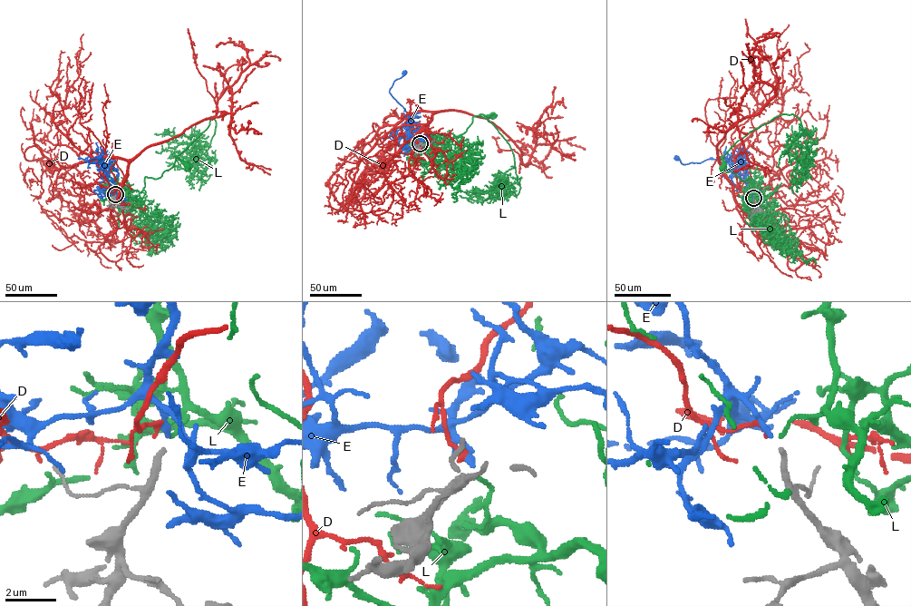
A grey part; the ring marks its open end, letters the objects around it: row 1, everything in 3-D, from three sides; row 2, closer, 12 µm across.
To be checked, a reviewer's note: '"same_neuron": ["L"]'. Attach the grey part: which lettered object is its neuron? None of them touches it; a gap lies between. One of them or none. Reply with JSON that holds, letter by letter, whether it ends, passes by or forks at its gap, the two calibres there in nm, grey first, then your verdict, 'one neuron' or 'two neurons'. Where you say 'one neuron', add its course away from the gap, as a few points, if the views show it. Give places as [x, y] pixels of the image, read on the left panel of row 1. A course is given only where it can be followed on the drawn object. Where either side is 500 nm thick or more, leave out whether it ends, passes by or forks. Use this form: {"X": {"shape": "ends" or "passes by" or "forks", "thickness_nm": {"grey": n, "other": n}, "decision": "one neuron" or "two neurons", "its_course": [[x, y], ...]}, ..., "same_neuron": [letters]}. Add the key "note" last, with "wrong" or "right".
{"D": {"shape": "ends", "thickness_nm": {"grey": 240, "other": 190}, "decision": "two neurons"}, "E": {"shape": "ends", "thickness_nm": {"grey": 240, "other": 220}, "decision": "one neuron", "its_course": [[115, 194], [114, 181], [107, 172], [108, 164], [101, 153], [108, 155], [84, 161], [96, 162], [100, 157]]}, "L": {"shape": "ends", "thickness_nm": {"grey": 240, "other": 140}, "decision": "two neurons"}, "same_neuron": ["E"], "note": "wrong"}

